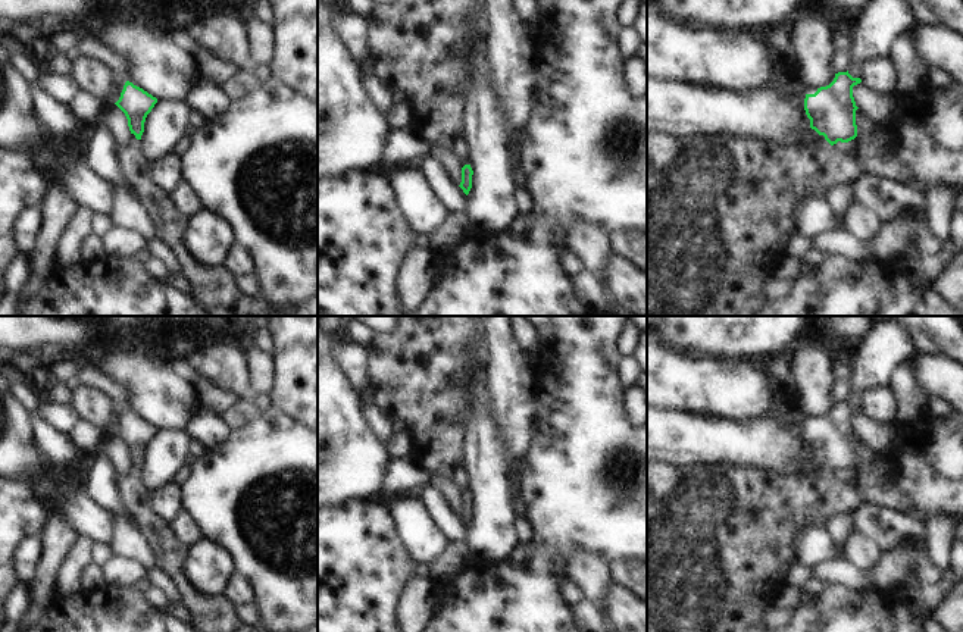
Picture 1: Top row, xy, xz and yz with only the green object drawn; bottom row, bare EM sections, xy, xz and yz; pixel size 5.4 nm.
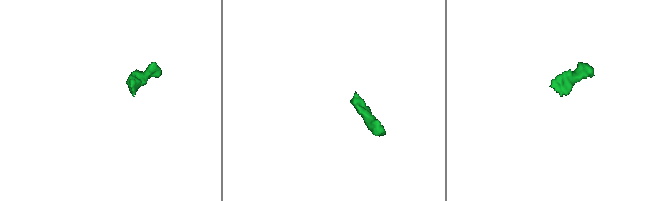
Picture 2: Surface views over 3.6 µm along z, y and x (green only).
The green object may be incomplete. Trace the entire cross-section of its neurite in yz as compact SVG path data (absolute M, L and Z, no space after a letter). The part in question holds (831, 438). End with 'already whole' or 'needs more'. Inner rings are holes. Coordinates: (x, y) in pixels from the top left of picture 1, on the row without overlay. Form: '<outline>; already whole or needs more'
M848 400L835 403L834 410L817 417L815 423L806 423L804 439L810 448L810 457L798 470L781 472L760 467L741 467L734 464L706 464L700 467L676 467L667 463L647 463L647 632L767 632L765 616L775 607L778 595L787 588L791 567L798 563L797 539L809 526L826 528L832 516L845 513L853 516L863 504L862 497L847 479L837 475L857 466L856 435L853 416L860 413Z; needs more

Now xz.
M397 316L390 332L373 332L365 345L368 387L373 391L375 404L393 420L403 420L412 439L410 459L429 476L444 473L462 497L460 517L468 525L472 517L470 489L465 467L465 428L469 407L469 372L463 359L466 345L476 337L479 316Z; needs more

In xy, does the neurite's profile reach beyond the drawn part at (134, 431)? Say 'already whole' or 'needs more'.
needs more

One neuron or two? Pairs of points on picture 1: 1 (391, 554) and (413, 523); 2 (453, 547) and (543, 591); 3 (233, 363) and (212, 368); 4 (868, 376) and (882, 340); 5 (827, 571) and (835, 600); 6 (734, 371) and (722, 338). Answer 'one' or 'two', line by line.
1: two
2: two
3: one
4: one
5: two
6: two

